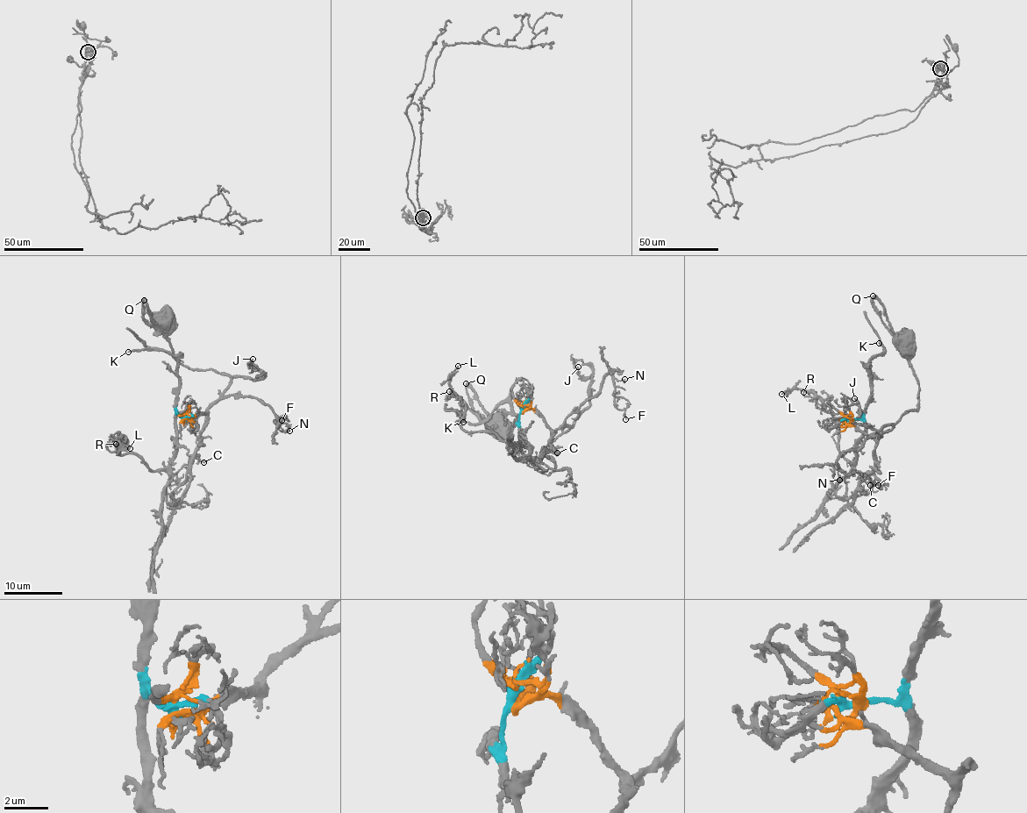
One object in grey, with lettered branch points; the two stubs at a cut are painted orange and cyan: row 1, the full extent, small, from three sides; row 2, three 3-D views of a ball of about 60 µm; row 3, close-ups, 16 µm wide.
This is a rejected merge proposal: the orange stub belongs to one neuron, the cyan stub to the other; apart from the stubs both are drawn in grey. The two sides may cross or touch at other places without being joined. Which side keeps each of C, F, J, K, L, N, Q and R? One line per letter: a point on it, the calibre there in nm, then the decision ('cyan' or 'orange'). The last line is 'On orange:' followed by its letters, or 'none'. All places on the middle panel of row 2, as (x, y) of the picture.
C: at (557, 452); 190 nm thick; orange
F: at (625, 419); 90 nm thick; orange
J: at (578, 367); 180 nm thick; orange
K: at (463, 422); 150 nm thick; cyan
L: at (458, 366); 160 nm thick; cyan
N: at (624, 379); 180 nm thick; orange
Q: at (466, 383); 320 nm thick; orange
R: at (449, 391); 190 nm thick; cyan
On orange: C, F, J, N, Q

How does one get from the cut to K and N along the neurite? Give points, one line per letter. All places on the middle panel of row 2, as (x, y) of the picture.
K: (521, 412), (517, 422), (509, 402), (500, 404), (477, 424), (463, 422)
N: (521, 412), (531, 410), (552, 430), (599, 390), (602, 378), (610, 374), (624, 379)

